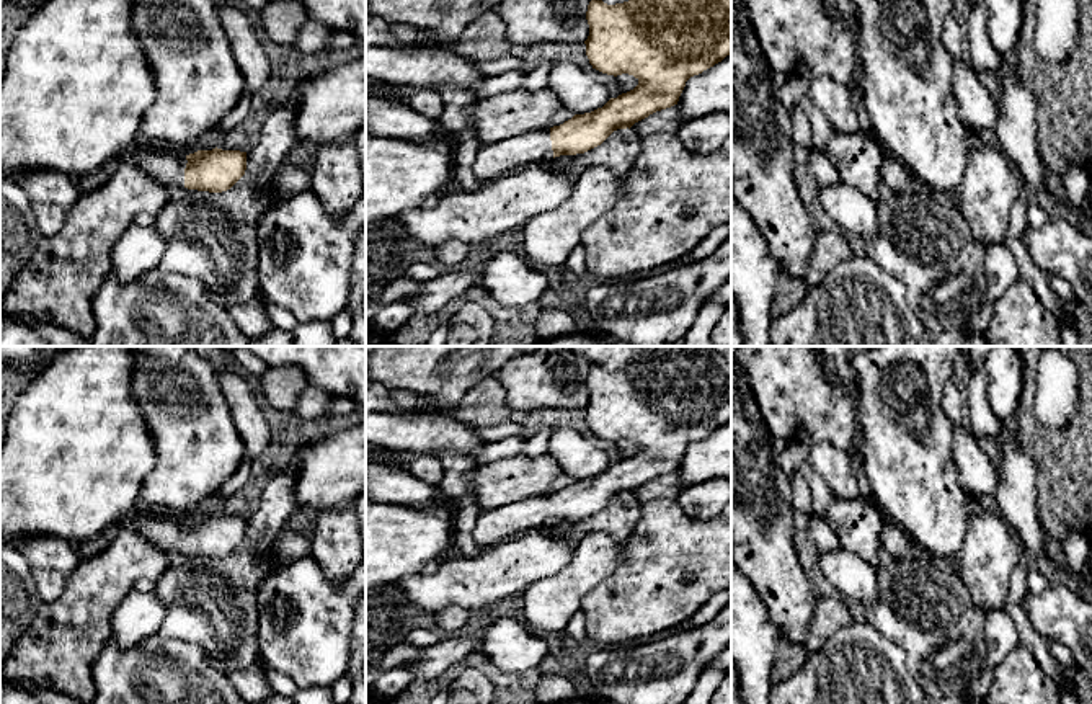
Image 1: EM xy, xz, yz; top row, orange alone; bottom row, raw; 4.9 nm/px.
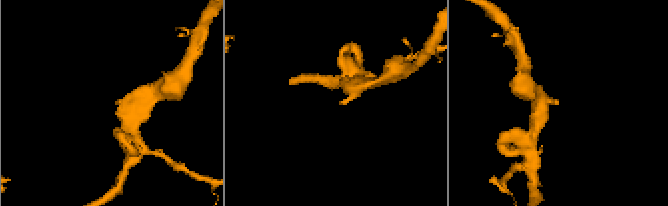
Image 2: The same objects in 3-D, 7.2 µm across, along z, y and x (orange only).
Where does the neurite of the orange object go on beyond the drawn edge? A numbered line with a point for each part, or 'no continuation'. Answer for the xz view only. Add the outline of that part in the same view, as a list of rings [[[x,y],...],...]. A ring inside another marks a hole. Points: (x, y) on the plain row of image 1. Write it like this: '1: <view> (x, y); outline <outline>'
1: xz (497, 525); outline [[[540,495],[482,511],[472,536],[475,544],[485,549],[524,531],[552,524],[550,495]]]

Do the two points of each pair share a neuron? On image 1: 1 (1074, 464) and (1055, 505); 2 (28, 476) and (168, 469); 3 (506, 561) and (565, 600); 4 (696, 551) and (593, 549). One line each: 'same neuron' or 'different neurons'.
1: same neuron
2: different neurons
3: different neurons
4: different neurons

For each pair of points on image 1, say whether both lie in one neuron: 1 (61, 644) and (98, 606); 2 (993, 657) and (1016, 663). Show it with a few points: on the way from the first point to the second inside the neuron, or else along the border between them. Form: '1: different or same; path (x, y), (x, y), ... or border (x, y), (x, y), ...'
1: same; path (71, 634), (88, 616)
2: different; border (1019, 639), (996, 667), (989, 686)

